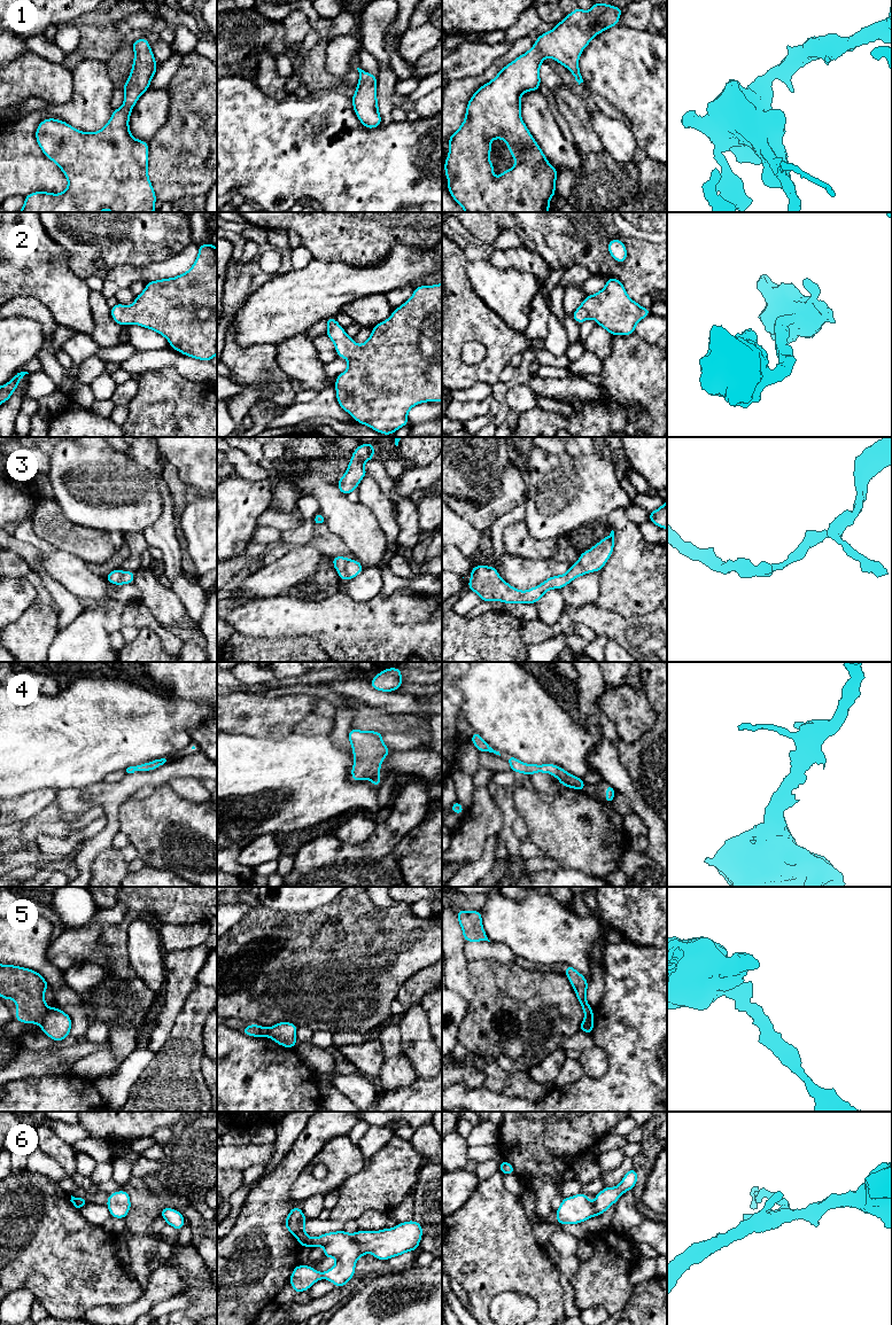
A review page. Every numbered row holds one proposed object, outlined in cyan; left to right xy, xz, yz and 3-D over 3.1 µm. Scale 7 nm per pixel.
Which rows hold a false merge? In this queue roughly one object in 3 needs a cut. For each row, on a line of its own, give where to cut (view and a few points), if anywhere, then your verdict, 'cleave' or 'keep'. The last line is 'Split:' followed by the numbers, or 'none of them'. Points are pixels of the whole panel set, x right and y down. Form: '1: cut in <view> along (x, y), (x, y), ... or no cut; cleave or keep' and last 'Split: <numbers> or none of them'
1: no cut; keep
2: no cut; keep
3: no cut; keep
4: no cut; keep
5: cut in xy along (49, 1008), (38, 1023); cleave
6: no cut; keep
Split: 5

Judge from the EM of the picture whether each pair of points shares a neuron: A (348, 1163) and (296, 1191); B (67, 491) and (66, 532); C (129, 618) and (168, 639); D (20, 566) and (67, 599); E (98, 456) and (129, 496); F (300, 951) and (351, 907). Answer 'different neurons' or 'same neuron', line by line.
A: same neuron
B: different neurons
C: same neuron
D: different neurons
E: same neuron
F: same neuron

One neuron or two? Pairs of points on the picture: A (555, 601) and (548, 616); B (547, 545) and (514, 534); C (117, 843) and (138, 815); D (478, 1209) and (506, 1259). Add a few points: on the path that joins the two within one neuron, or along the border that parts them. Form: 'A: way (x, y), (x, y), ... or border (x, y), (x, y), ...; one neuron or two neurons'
A: way (551, 605), (548, 613); one neuron
B: way (538, 545), (530, 545), (522, 537); one neuron
C: border (119, 829), (130, 843); two neurons
D: way (490, 1222), (491, 1231), (502, 1246); one neuron

